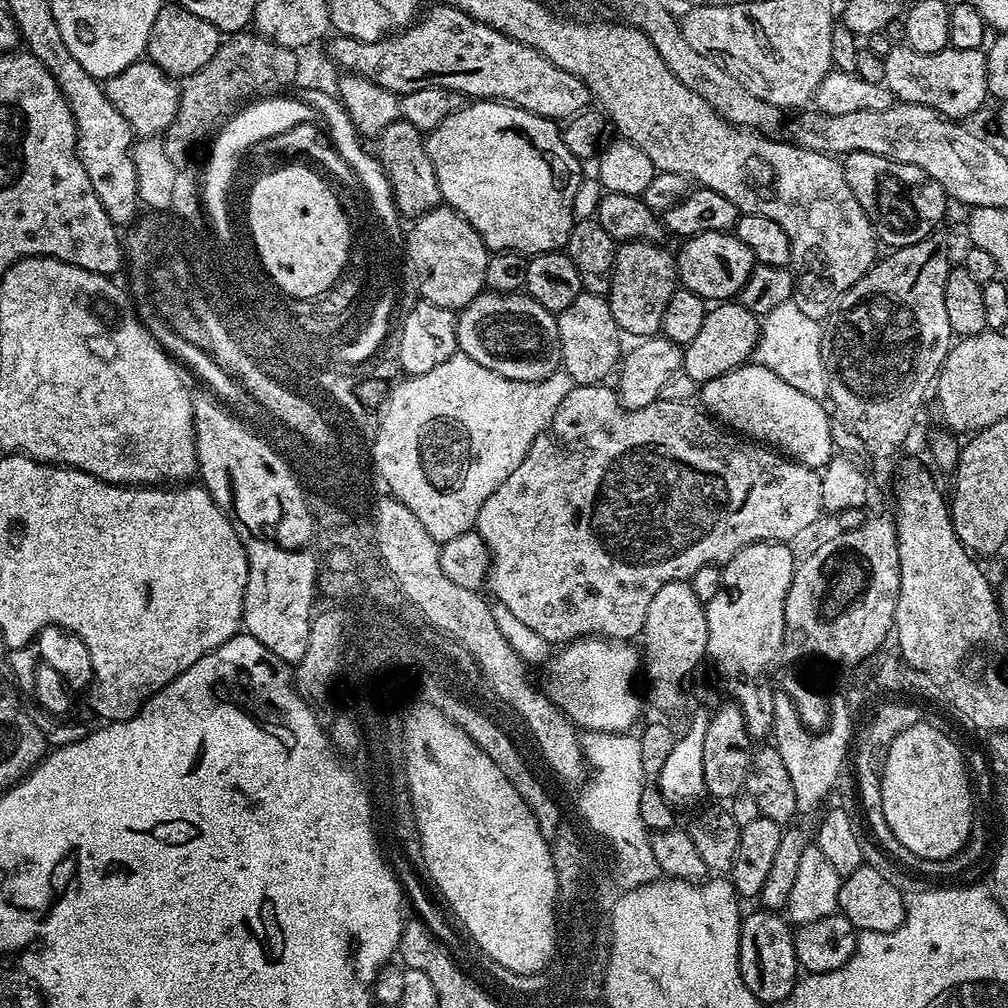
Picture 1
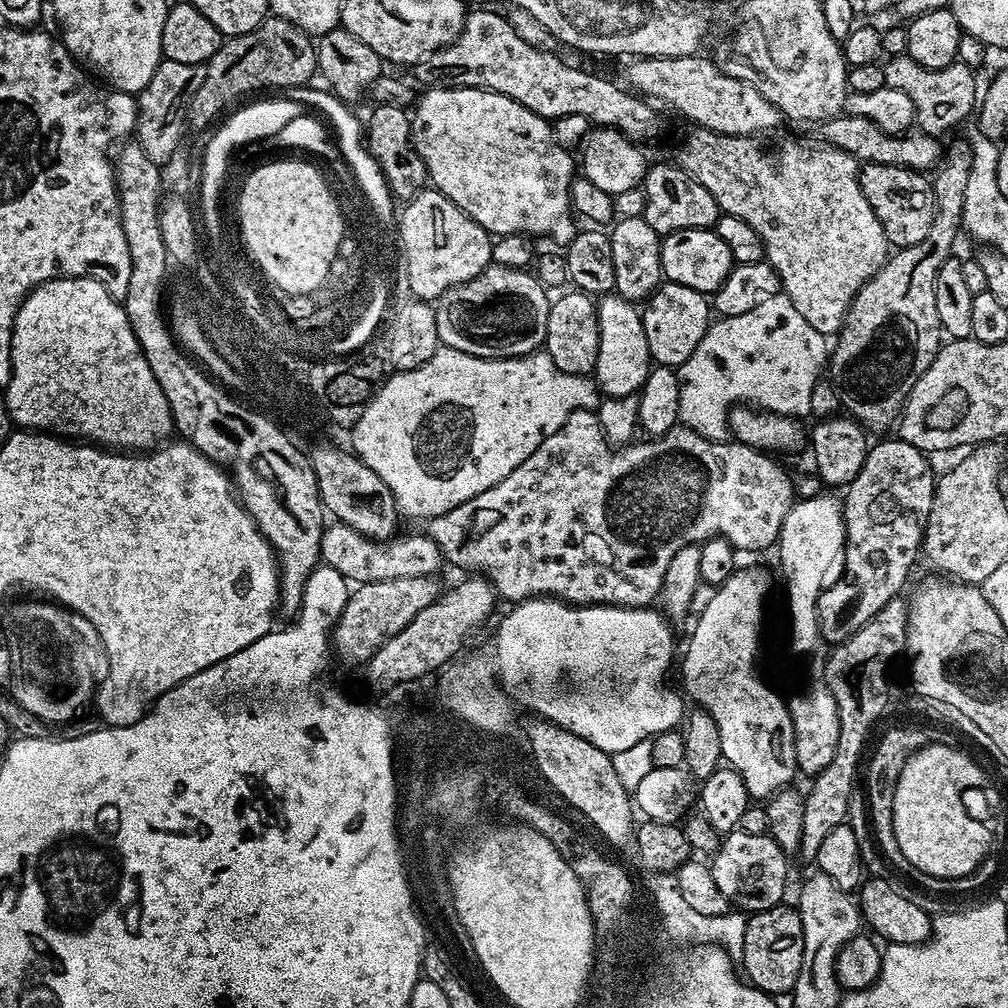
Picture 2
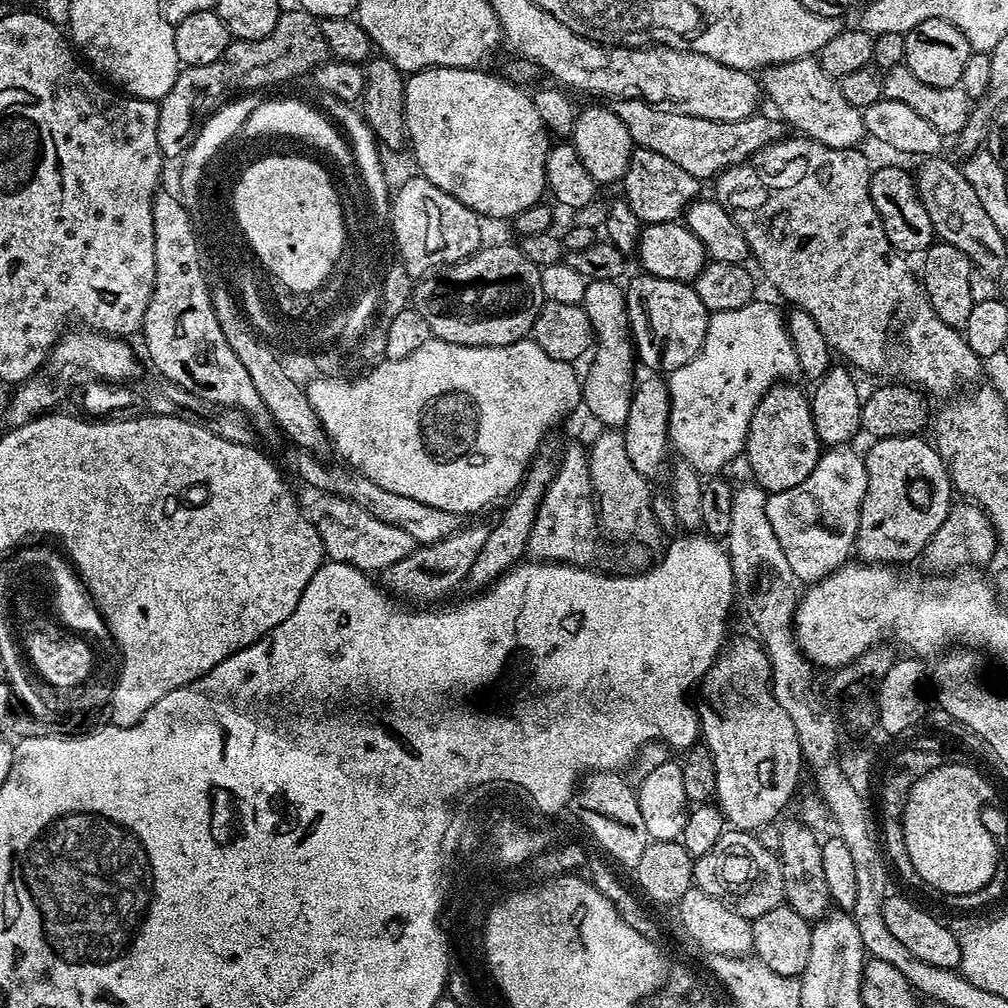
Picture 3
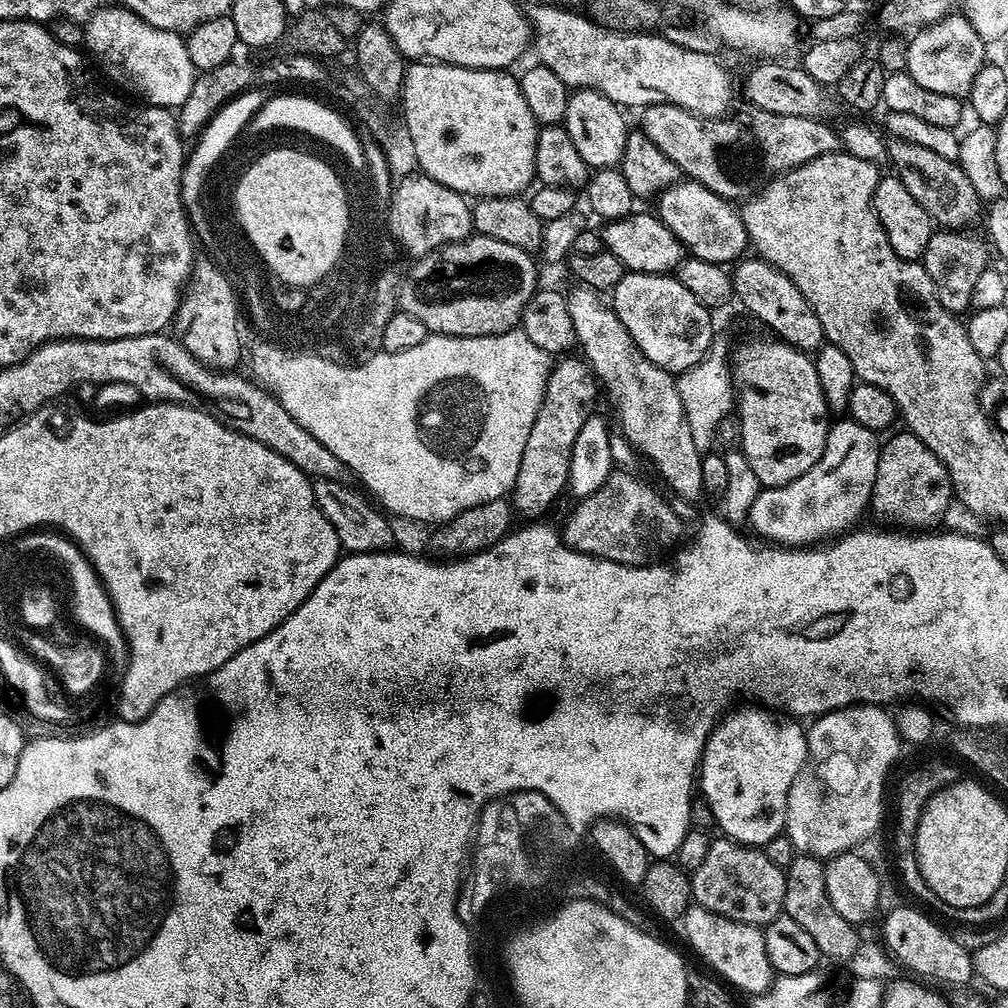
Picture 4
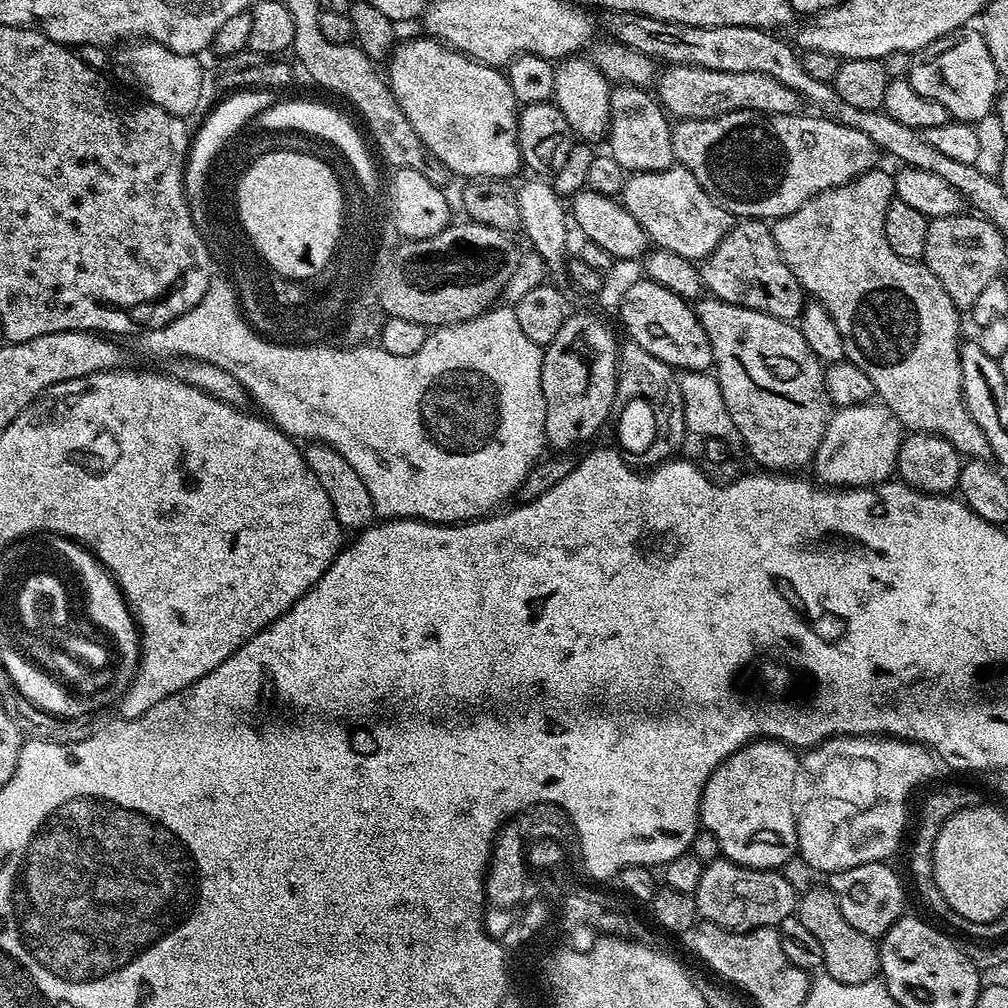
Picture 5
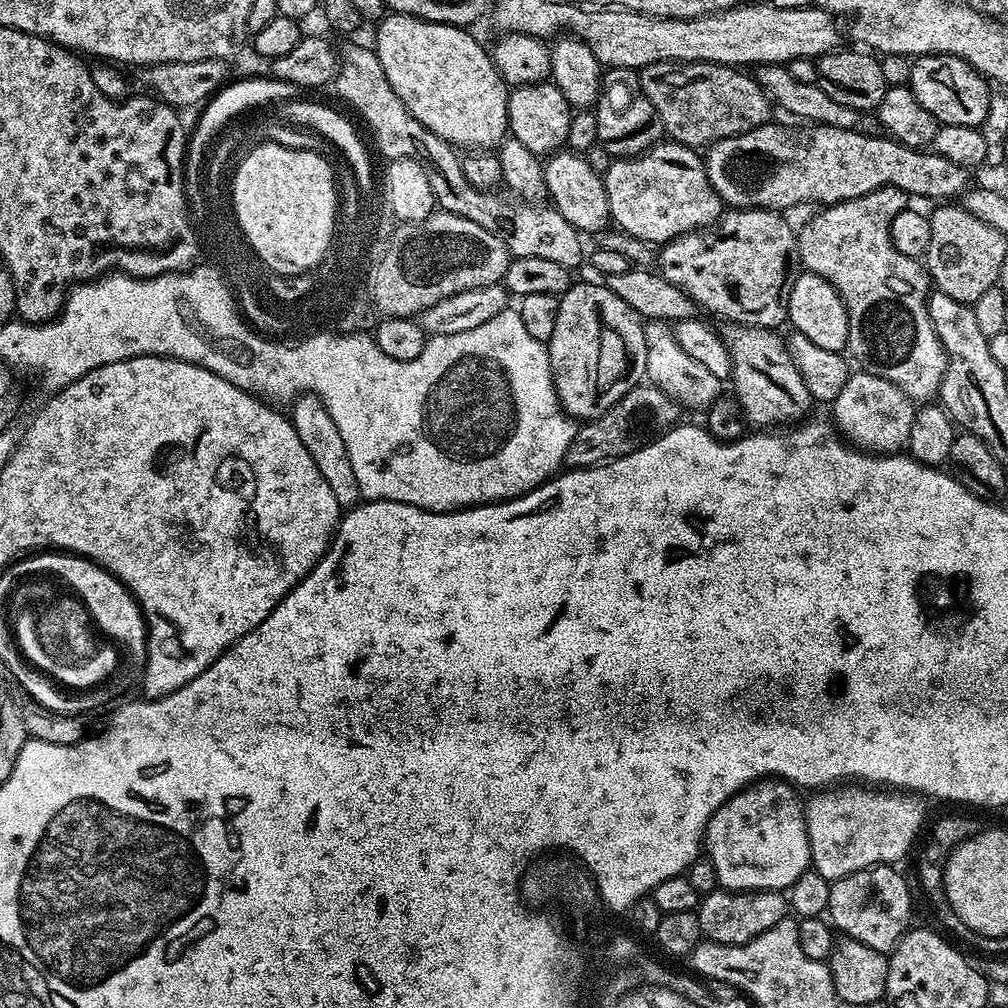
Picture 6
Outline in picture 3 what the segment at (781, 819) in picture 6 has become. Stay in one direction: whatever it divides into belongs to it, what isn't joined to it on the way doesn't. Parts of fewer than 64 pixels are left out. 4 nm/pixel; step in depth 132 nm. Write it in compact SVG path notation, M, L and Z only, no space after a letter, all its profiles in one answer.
M759 639L752 640L736 640L727 645L716 657L710 666L710 670L705 674L702 681L704 687L704 701L699 701L698 711L700 713L700 730L702 733L702 744L708 748L713 756L714 769L717 775L717 788L714 797L715 803L724 814L724 819L733 829L743 830L745 832L755 833L756 829L773 823L777 819L776 815L783 810L788 804L788 799L796 792L796 783L800 780L800 768L802 769L802 757L800 755L800 747L798 746L798 734L794 732L794 722L790 722L790 718L786 714L786 710L782 710L782 706L778 706L778 702L774 698L770 687L770 669L768 667L768 656Z

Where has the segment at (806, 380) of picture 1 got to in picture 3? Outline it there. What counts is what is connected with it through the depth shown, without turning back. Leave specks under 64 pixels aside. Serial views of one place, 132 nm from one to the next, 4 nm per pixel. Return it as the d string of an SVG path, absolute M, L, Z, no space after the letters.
M754 298L750 303L738 310L718 311L711 313L708 318L707 334L703 339L703 344L699 348L698 354L685 366L678 370L669 373L667 386L670 392L670 414L669 414L669 428L668 439L673 451L676 450L682 454L681 459L692 466L694 466L697 473L701 476L712 476L722 469L726 464L730 463L738 454L739 456L745 451L747 434L751 424L751 418L756 410L761 398L767 394L771 387L777 383L789 381L794 374L799 373L797 366L797 354L794 352L793 343L790 342L787 321L783 313L772 304L760 300L761 298Z

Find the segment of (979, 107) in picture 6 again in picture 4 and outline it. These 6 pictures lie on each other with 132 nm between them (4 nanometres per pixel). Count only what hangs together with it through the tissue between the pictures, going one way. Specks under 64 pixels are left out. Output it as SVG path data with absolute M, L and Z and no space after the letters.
M949 14L935 20L915 33L916 37L908 40L907 72L914 82L926 86L926 90L935 90L938 94L967 97L974 86L974 78L978 70L986 62L984 48L986 42L970 26L970 22L962 14Z

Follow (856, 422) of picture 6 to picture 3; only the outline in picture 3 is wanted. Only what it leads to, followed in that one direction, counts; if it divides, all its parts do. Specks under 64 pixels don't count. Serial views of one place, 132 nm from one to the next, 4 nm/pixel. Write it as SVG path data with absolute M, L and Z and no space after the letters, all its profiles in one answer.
M841 446L825 451L811 474L804 477L800 484L768 495L766 516L778 537L778 542L782 545L782 552L786 555L790 570L793 570L801 583L813 584L824 580L830 573L836 572L841 565L847 563L855 549L861 500L865 496L868 475L863 457L852 450L854 449Z

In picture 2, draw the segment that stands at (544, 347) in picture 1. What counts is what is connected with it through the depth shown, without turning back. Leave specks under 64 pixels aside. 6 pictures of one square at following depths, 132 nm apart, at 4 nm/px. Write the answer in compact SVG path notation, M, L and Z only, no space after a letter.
M491 263L486 270L482 270L482 274L470 278L470 282L462 282L446 290L439 300L435 301L438 338L445 348L462 350L466 354L481 356L487 360L509 360L515 356L529 356L530 353L543 349L549 303L549 293L531 271Z

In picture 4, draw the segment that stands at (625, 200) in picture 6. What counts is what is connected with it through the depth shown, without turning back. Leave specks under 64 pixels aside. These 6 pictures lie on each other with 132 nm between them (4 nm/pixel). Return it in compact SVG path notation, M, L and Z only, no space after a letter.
M684 178L671 184L664 192L659 193L656 202L655 215L680 240L687 255L725 266L745 255L744 247L747 249L750 241L739 211L729 201L706 190L706 186L702 186L697 180Z

